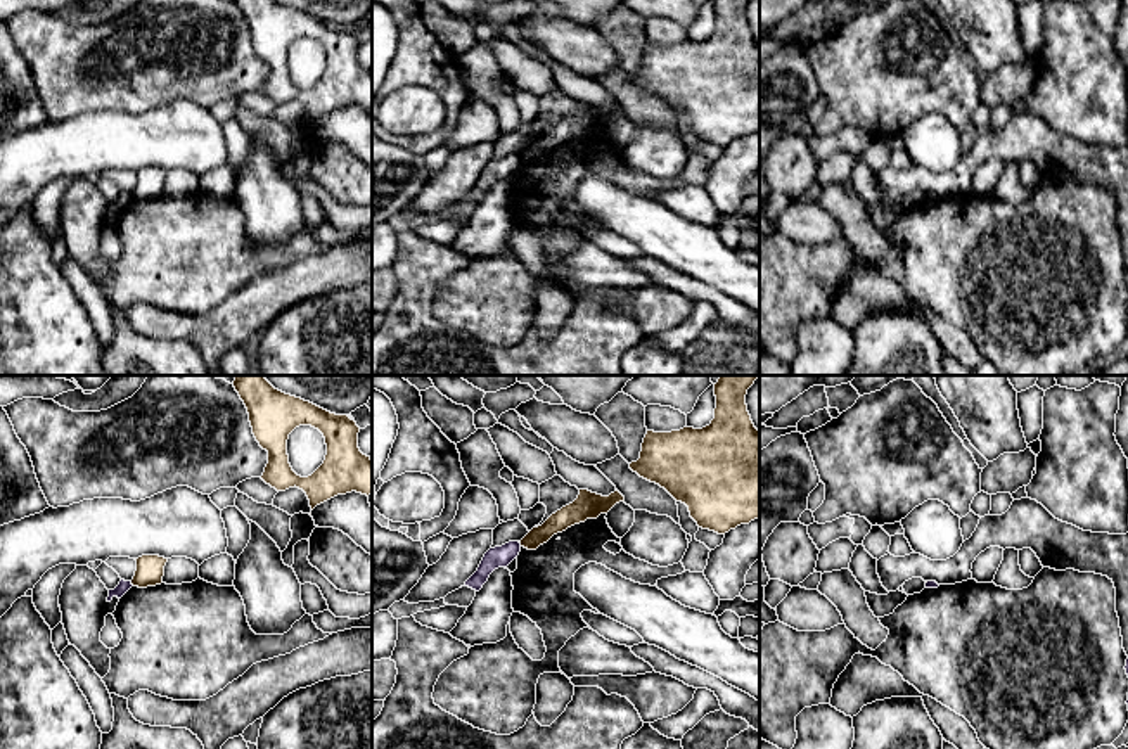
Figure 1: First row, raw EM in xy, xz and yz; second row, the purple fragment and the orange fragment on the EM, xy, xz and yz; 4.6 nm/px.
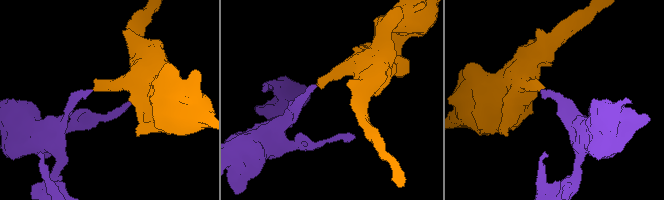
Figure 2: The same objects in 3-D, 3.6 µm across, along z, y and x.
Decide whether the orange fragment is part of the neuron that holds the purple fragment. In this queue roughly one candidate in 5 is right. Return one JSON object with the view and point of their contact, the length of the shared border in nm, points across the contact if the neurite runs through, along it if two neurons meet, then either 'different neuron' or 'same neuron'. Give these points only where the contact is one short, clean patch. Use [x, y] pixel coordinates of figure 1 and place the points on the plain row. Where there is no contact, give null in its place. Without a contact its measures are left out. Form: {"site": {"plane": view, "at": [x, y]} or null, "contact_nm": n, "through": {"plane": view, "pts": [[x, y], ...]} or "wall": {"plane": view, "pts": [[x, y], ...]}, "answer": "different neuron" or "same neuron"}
{"site": {"plane": "xy", "at": [130, 196]}, "contact_nm": 30, "wall": {"plane": "xy", "pts": [[130, 194], [134, 198]]}, "answer": "different neuron"}

